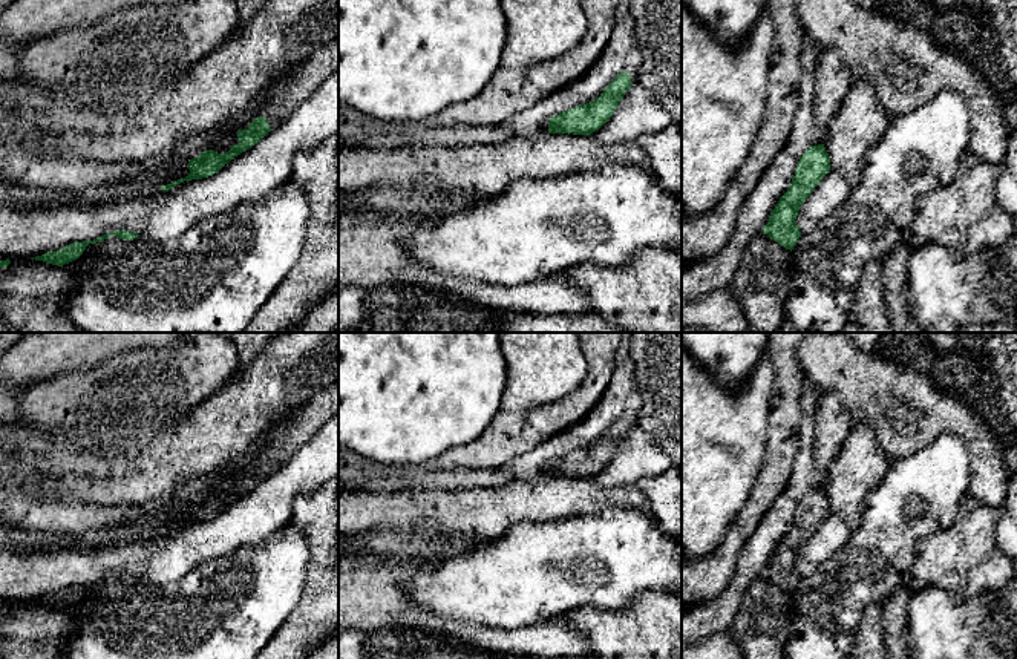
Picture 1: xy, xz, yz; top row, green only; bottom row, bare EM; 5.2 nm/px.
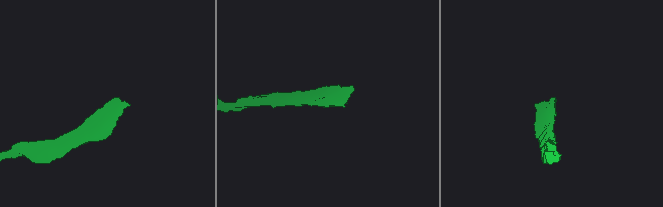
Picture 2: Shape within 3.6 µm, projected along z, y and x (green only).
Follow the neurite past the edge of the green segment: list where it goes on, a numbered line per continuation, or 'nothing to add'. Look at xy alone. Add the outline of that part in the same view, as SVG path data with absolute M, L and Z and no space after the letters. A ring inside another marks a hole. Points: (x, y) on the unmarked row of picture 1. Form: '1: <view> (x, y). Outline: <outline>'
1: xy (300, 426). Outline: M338 382L294 411L262 451L260 460L267 461L271 474L277 472L337 412Z

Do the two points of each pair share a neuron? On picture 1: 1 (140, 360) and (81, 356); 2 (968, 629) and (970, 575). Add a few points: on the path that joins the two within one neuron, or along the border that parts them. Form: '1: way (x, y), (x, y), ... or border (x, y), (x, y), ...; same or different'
1: border (138, 348), (118, 351), (77, 371); different
2: border (1000, 586), (965, 601), (956, 601), (936, 587); different

